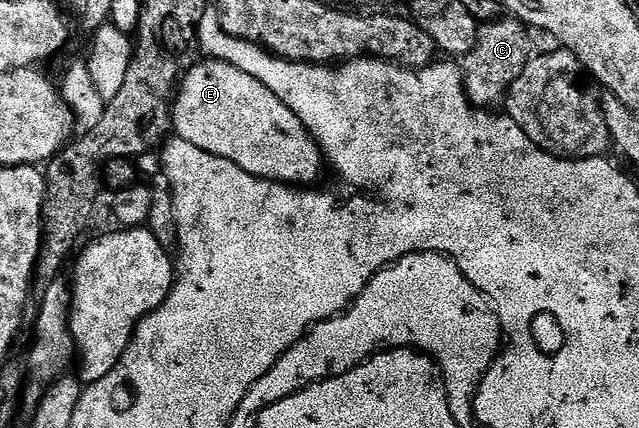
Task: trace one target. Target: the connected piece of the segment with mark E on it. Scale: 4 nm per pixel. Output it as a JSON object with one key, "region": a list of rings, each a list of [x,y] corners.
{"region":[[[202,60],[183,74],[172,99],[172,130],[177,137],[188,140],[188,144],[196,144],[196,148],[212,152],[212,156],[232,160],[232,164],[244,172],[266,182],[285,184],[290,188],[310,188],[321,176],[322,166],[324,170],[322,150],[308,128],[304,128],[300,116],[296,116],[296,112],[292,112],[276,92],[268,89],[265,82],[256,80],[256,76],[248,72],[240,72],[240,68],[227,62]]]}

